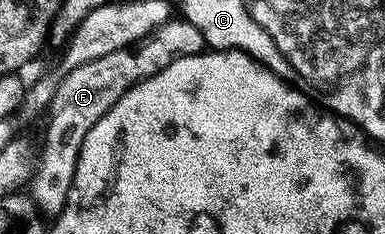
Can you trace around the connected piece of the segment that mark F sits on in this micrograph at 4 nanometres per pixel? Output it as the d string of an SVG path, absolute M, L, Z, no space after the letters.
M172 17L147 38L132 46L79 65L57 86L50 106L52 116L49 117L48 128L44 131L44 148L38 151L30 180L30 198L41 216L55 217L62 213L72 188L82 141L86 141L86 133L90 133L90 129L94 129L94 125L98 125L98 121L106 117L108 110L131 87L138 85L146 77L162 73L166 65L174 65L174 61L182 57L201 54L205 47L202 33L198 33L194 25L190 25L183 17Z

